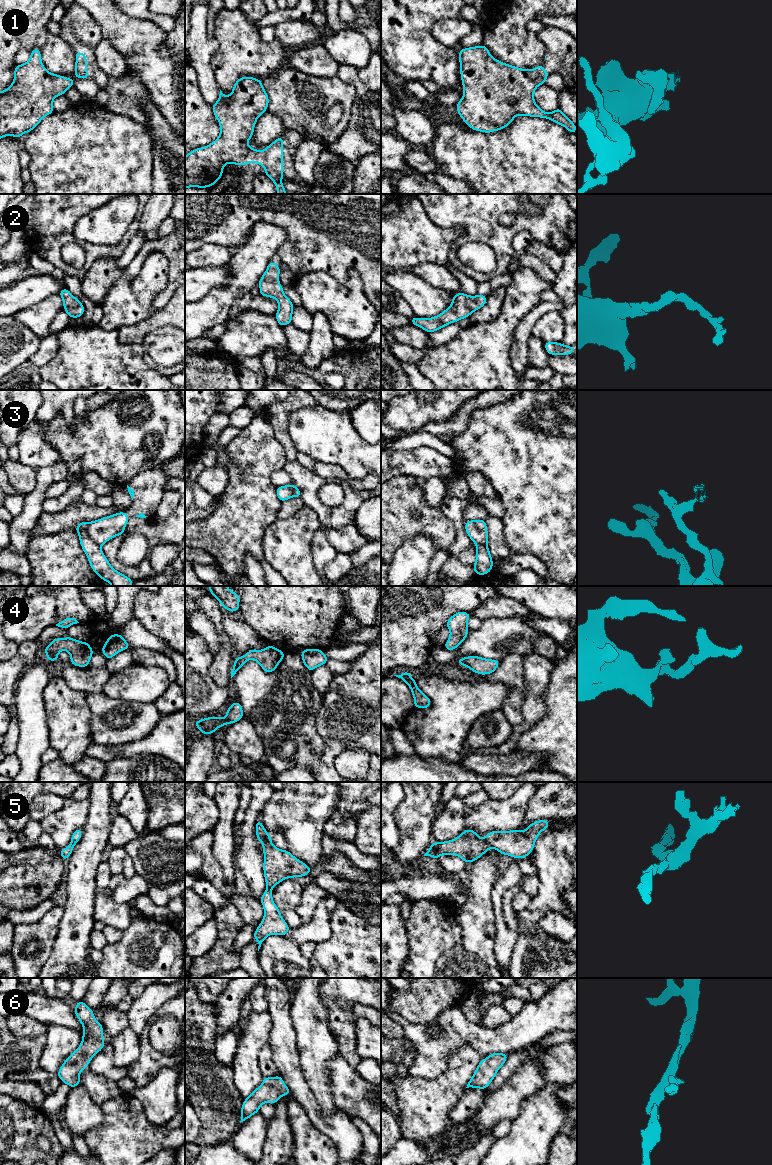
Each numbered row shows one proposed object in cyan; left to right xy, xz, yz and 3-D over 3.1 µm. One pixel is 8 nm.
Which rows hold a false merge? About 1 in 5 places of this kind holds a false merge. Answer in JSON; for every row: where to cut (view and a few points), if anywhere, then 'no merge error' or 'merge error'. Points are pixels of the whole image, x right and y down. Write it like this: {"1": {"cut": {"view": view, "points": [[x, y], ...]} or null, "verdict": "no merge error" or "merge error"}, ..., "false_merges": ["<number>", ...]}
{"1": {"cut": null, "verdict": "no merge error"}, "2": {"cut": null, "verdict": "no merge error"}, "3": {"cut": {"view": "xy", "points": [[88, 522], [87, 533], [100, 546]]}, "verdict": "merge error"}, "4": {"cut": null, "verdict": "no merge error"}, "5": {"cut": null, "verdict": "no merge error"}, "6": {"cut": null, "verdict": "no merge error"}, "false_merges": ["3"]}

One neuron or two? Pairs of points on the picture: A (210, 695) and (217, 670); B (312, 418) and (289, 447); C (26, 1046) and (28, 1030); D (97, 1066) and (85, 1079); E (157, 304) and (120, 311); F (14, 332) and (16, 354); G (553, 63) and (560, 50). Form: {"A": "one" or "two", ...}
{"A": "two", "B": "two", "C": "two", "D": "two", "E": "one", "F": "one", "G": "one"}

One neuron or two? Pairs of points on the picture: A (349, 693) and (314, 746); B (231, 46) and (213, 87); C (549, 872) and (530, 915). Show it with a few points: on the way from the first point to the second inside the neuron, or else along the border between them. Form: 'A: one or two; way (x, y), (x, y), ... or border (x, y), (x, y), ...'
A: two; border (317, 713), (316, 730), (323, 743), (320, 760)
B: two; border (211, 57), (210, 67), (220, 89)
C: one; way (549, 883), (549, 896), (541, 904)

